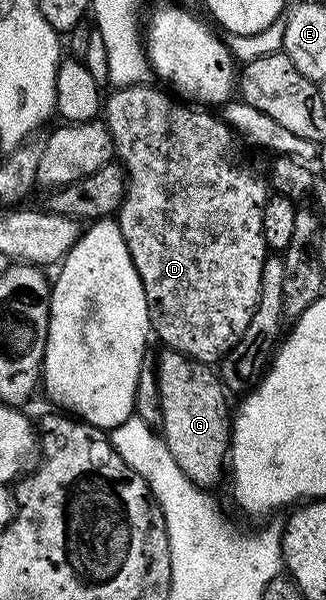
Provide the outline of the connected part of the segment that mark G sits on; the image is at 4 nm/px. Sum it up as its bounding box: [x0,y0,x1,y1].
[156,349,231,489]

